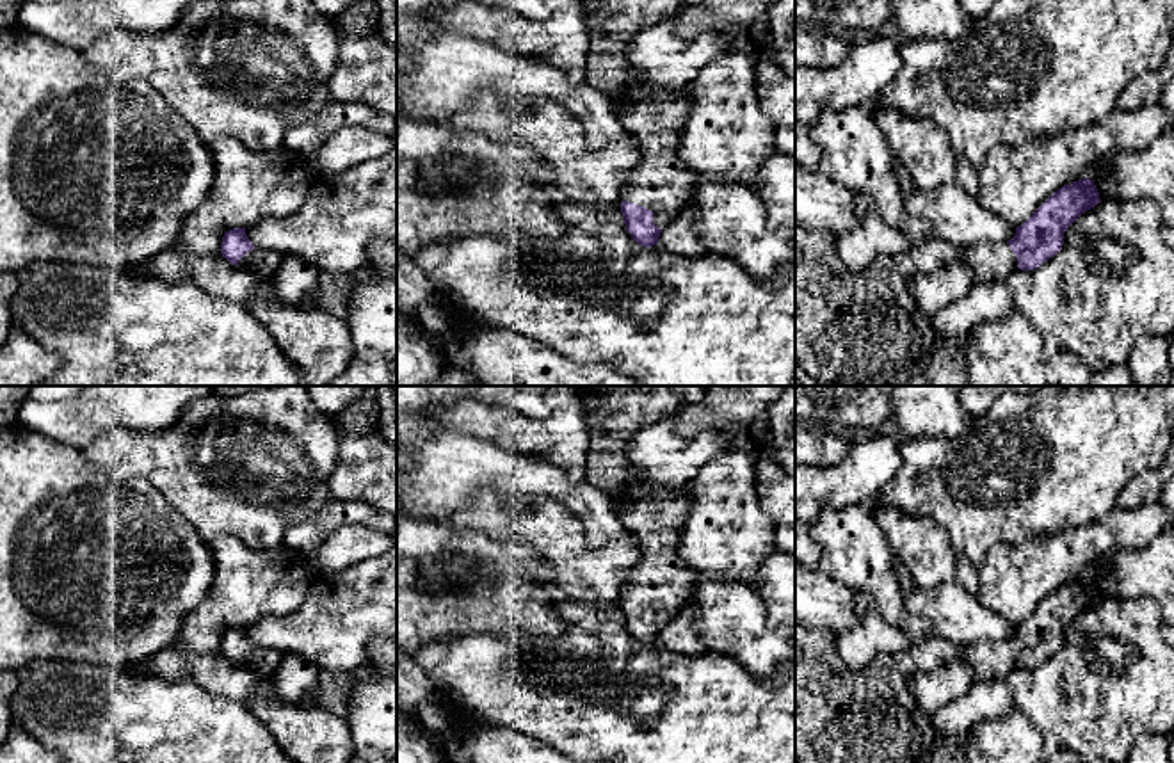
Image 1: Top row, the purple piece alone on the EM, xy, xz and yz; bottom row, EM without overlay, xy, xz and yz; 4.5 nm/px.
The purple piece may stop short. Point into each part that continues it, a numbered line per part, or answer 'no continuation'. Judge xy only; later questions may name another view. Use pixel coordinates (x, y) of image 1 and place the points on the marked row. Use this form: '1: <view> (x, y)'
1: xy (264, 264)

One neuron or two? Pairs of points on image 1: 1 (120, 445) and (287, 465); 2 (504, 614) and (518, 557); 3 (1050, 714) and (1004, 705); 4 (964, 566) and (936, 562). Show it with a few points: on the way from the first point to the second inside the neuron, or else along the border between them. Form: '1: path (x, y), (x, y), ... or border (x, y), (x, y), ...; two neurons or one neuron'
1: path (160, 456), (189, 463), (246, 465); one neuron
2: border (550, 582), (484, 573), (472, 584); two neurons
3: border (1004, 682), (1016, 706); two neurons
4: border (957, 555), (954, 580); two neurons

